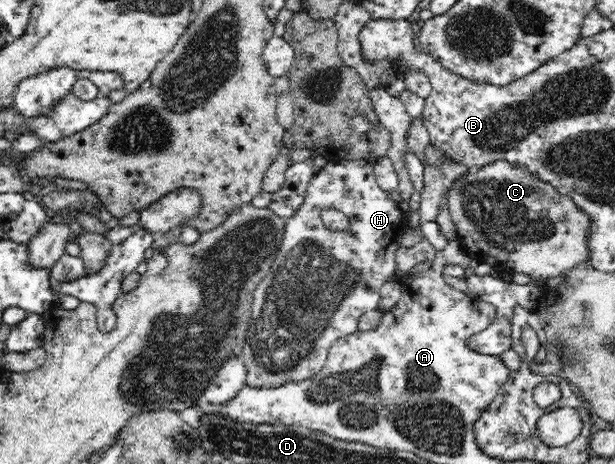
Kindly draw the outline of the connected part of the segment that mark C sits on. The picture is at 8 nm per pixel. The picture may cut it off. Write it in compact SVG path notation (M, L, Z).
M494 161L471 170L447 189L448 209L457 227L457 239L472 258L492 267L504 265L538 282L558 277L568 269L589 261L589 231L592 217L548 181L534 177L525 165Z

